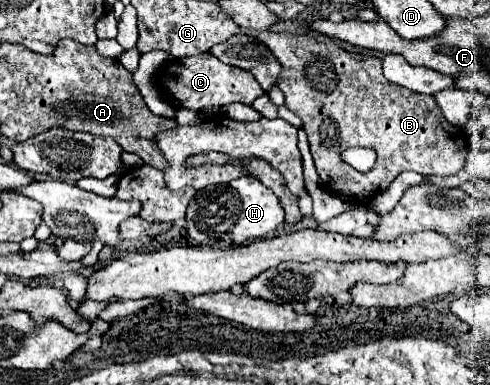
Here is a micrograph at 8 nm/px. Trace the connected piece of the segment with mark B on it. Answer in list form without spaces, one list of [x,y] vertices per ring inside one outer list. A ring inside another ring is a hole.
[[[245,30],[245,34],[255,36],[263,44],[271,48],[271,52],[279,58],[283,72],[279,78],[279,88],[285,94],[285,106],[303,120],[303,128],[309,136],[311,154],[315,160],[317,174],[331,194],[355,198],[361,202],[371,202],[383,190],[391,186],[397,174],[405,170],[413,170],[419,174],[439,174],[449,176],[457,174],[465,168],[465,160],[469,154],[469,140],[457,134],[451,124],[443,118],[439,104],[433,96],[415,94],[403,86],[395,86],[383,78],[381,60],[377,56],[365,56],[357,52],[347,52],[343,48],[331,46],[325,40],[317,40],[309,34],[289,34],[289,32],[271,32],[271,30]],[[351,146],[373,148],[377,152],[377,162],[369,172],[359,172],[347,162],[343,162],[343,150]]]

